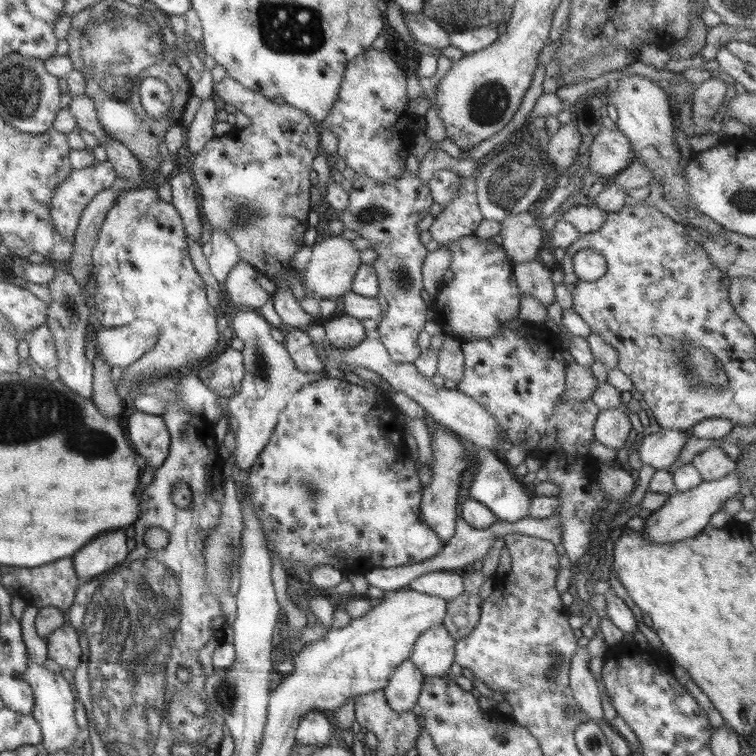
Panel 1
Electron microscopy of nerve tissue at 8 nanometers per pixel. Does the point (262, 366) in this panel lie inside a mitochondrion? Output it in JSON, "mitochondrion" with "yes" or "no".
{"mitochondrion":"yes"}

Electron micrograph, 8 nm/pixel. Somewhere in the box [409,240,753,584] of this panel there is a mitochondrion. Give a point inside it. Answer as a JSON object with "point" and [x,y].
{"point":[696,371]}

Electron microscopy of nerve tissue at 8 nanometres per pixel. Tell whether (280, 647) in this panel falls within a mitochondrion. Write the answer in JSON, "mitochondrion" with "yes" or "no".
{"mitochondrion":"no"}

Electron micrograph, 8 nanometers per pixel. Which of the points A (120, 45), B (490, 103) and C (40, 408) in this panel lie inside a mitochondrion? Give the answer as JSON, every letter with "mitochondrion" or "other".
{"A":"mitochondrion","B":"mitochondrion","C":"mitochondrion"}

